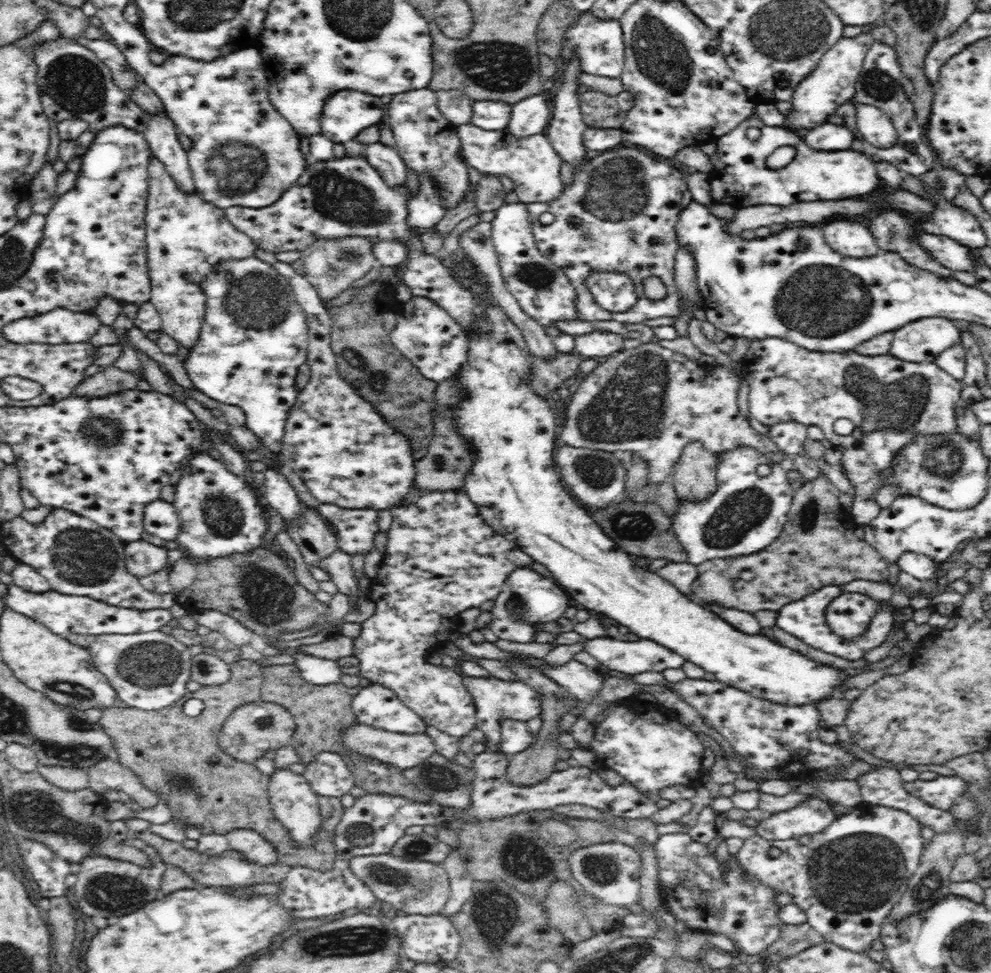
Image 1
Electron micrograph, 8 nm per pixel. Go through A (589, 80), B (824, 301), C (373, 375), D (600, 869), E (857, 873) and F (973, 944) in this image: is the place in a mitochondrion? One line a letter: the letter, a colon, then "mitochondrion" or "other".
A: other
B: mitochondrion
C: mitochondrion
D: mitochondrion
E: mitochondrion
F: mitochondrion

